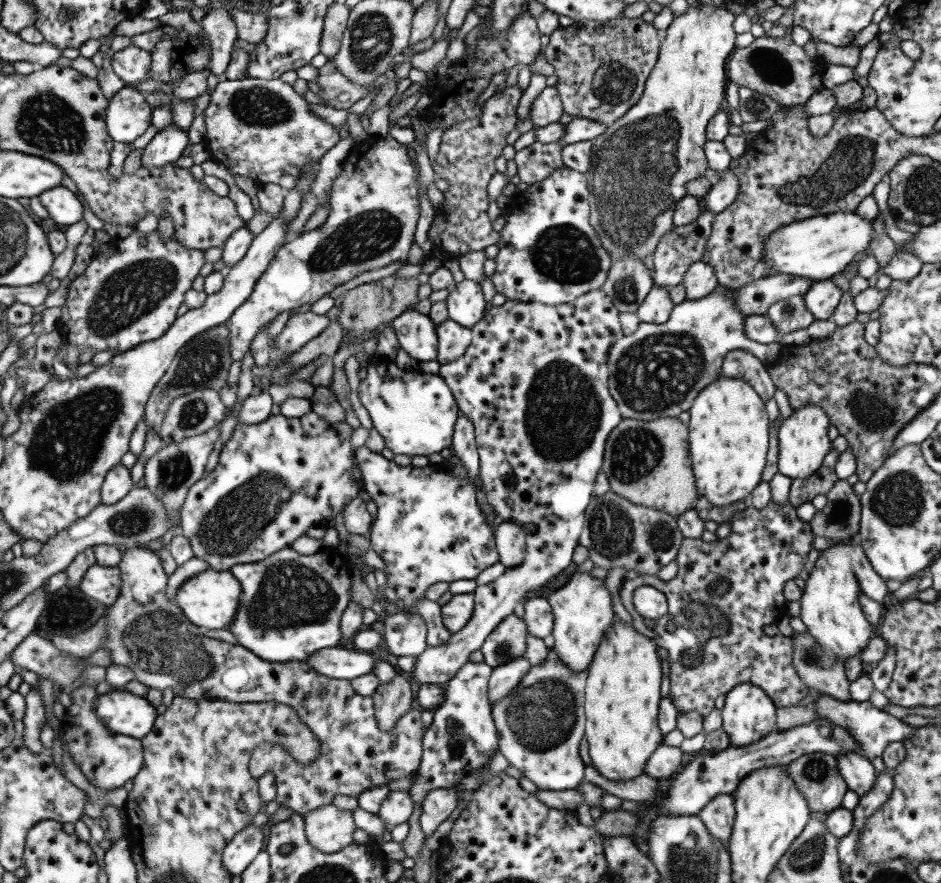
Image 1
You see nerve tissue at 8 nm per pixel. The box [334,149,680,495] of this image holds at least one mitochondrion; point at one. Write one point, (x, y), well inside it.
(568, 258)

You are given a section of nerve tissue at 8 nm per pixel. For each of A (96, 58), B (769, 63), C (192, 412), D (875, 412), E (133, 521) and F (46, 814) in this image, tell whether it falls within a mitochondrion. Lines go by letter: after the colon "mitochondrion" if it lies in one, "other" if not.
A: other
B: mitochondrion
C: mitochondrion
D: mitochondrion
E: mitochondrion
F: other

